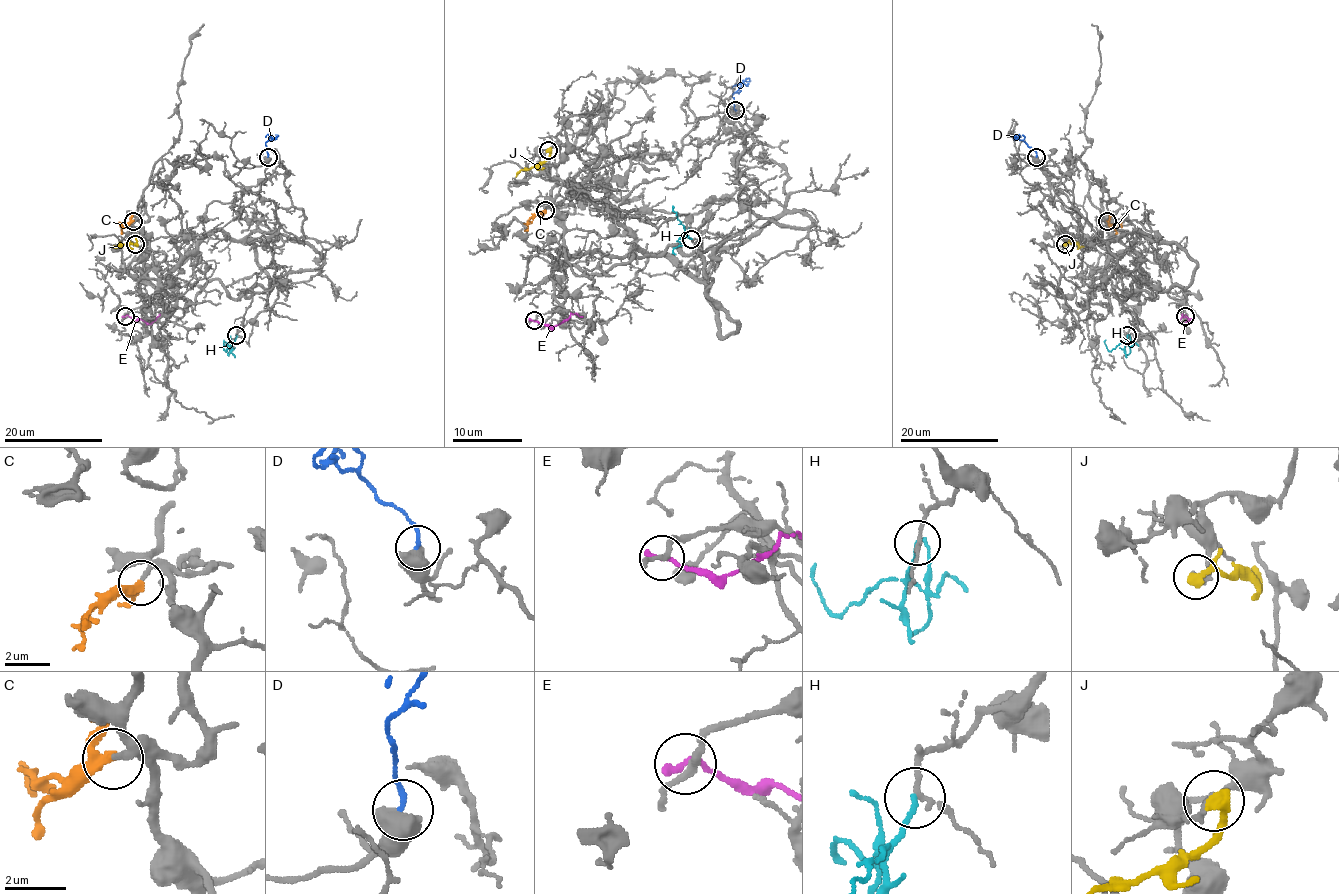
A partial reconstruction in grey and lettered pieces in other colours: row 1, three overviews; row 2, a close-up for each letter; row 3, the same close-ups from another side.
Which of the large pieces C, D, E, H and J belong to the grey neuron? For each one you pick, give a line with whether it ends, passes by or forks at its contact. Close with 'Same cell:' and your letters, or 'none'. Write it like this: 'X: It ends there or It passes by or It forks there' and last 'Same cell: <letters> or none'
C: It passes by
H: It ends there
Same cell: C, H

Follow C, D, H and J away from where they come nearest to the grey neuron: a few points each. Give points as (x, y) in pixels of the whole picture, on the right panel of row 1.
C: (1107, 221), (1121, 227)
D: (1037, 157), (1021, 137)
H: (1128, 335), (1124, 343), (1110, 351), (1105, 340)
J: (1065, 244), (1083, 247)

